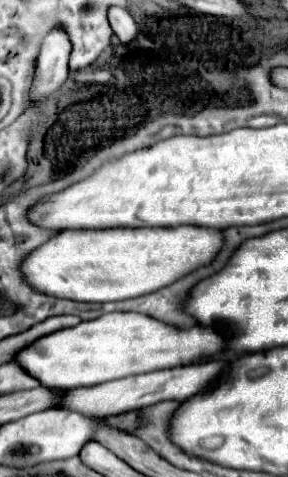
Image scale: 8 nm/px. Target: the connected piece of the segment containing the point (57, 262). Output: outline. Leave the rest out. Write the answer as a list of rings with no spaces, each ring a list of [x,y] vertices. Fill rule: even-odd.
[[[181,226],[181,228],[109,228],[105,232],[97,230],[65,230],[59,236],[51,238],[49,242],[45,242],[41,248],[37,248],[23,264],[23,272],[29,284],[33,284],[33,288],[37,288],[39,292],[47,292],[51,296],[57,298],[69,298],[69,300],[77,300],[77,302],[115,302],[115,300],[127,300],[127,298],[137,298],[137,296],[145,296],[149,292],[157,292],[157,288],[165,288],[169,284],[173,284],[177,278],[187,276],[191,270],[197,270],[199,266],[207,266],[215,260],[215,256],[219,254],[219,250],[225,244],[225,236],[223,232],[211,230],[211,228],[193,228],[193,226]]]

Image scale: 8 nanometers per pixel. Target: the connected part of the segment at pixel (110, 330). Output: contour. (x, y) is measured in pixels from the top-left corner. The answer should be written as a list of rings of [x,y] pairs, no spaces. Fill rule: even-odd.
[[[111,312],[35,340],[29,348],[23,348],[17,354],[17,362],[41,384],[71,390],[131,374],[193,364],[199,358],[211,358],[223,350],[225,336],[213,326],[195,324],[191,328],[177,328],[139,312]]]

